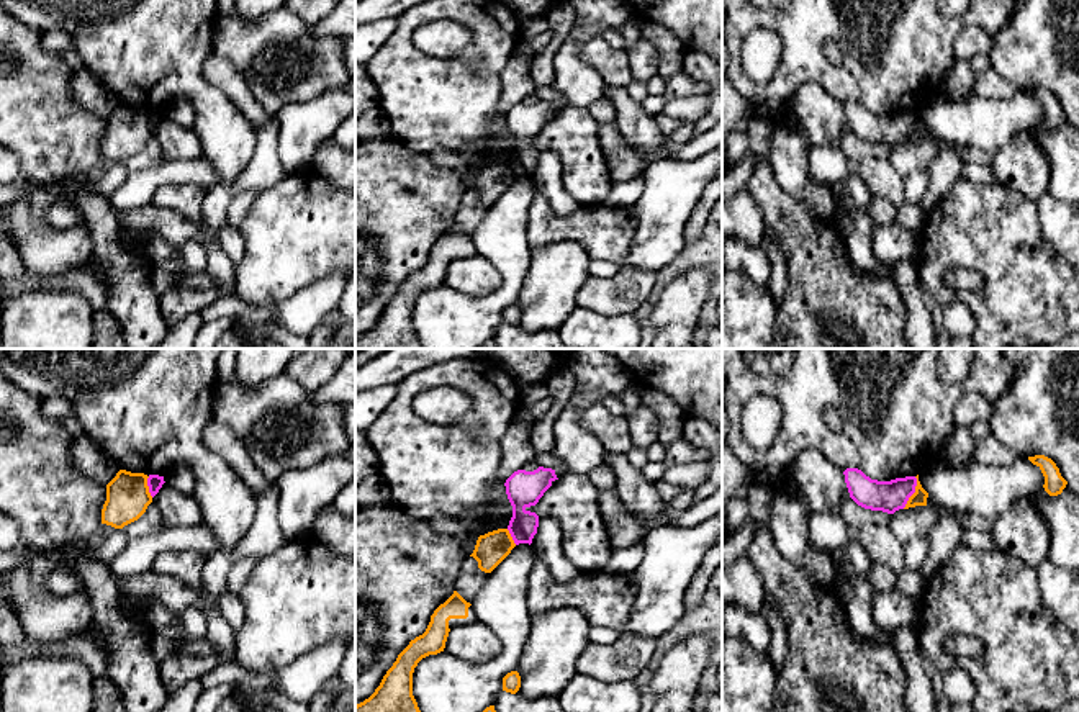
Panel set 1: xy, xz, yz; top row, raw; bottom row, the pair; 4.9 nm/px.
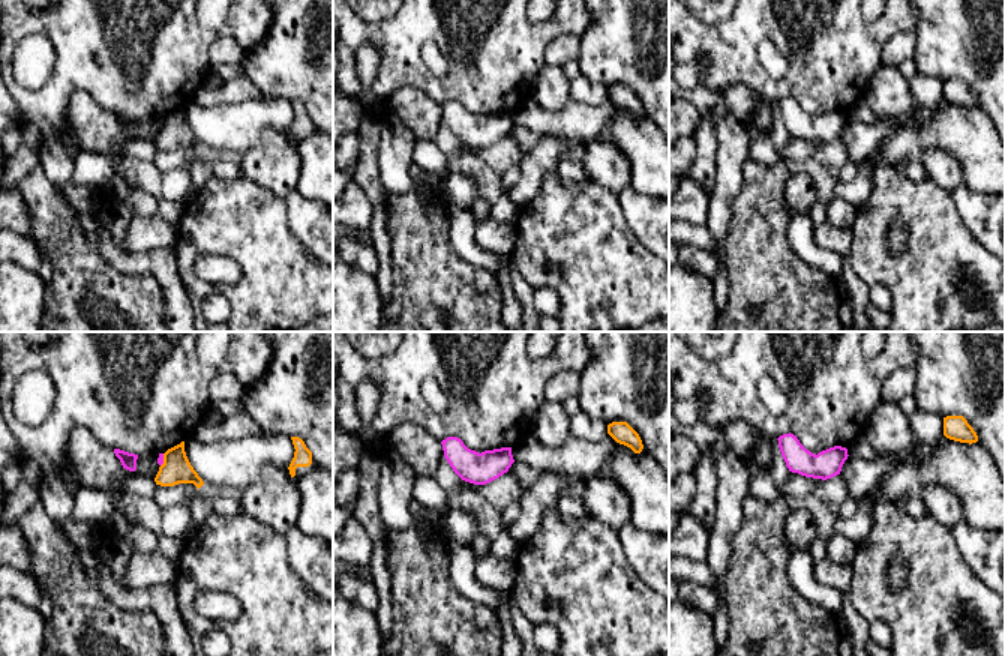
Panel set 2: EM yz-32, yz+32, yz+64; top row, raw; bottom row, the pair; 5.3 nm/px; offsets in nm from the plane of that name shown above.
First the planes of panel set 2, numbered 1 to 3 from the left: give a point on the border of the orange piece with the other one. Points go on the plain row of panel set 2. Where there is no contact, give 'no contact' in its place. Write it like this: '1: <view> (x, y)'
1: yz-32 (162, 123)
2: no contact
3: no contact

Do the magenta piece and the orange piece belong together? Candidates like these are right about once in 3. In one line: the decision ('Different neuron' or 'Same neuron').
Different neuron

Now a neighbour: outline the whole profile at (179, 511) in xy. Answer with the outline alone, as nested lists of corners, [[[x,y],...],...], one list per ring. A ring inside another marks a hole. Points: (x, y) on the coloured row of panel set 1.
[[[165,483],[152,502],[159,507],[165,529],[192,529],[200,520],[195,496],[183,494]]]

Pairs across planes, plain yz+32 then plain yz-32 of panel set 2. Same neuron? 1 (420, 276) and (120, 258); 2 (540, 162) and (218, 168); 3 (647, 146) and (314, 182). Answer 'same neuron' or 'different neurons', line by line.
1: different neurons
2: different neurons
3: same neuron

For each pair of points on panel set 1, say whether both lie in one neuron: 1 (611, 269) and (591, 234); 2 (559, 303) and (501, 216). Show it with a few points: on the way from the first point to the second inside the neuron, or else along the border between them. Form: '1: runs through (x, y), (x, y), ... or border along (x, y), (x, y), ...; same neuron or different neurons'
1: border along (591, 257), (616, 262); different neurons
2: border along (532, 249), (529, 269), (518, 297); different neurons

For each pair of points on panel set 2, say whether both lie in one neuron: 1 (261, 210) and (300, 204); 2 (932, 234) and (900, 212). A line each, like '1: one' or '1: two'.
1: two
2: one

